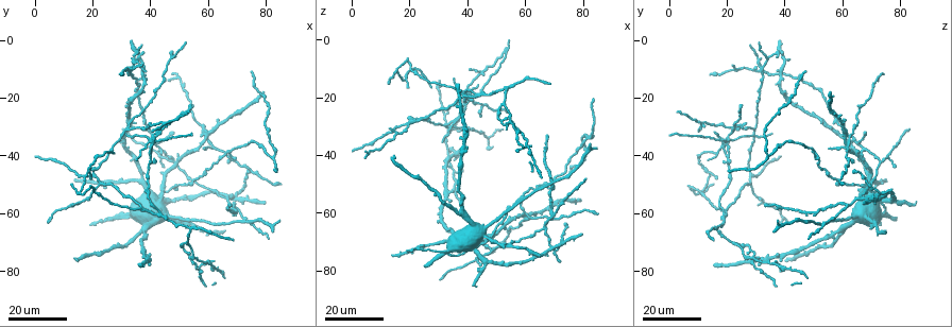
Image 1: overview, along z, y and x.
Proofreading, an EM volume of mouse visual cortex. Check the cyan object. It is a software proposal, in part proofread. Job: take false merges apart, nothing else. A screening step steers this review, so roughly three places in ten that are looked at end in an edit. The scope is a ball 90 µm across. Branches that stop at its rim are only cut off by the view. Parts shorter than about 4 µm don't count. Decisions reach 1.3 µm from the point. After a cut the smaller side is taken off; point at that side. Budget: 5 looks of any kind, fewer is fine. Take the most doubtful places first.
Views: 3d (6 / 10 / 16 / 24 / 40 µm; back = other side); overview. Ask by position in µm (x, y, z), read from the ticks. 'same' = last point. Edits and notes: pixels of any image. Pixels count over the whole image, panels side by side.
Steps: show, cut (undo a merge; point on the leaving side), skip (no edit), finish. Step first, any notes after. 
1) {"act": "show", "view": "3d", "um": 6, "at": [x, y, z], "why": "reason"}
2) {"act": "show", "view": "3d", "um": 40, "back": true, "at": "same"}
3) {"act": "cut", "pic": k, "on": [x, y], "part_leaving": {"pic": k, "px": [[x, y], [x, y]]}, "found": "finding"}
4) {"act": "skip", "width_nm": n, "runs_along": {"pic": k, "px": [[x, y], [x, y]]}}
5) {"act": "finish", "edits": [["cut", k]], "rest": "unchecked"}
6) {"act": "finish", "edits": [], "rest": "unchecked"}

{"act": "show", "view": "3d", "um": 24, "at": [32, 31, 30], "why": "side arm on a straight run"}

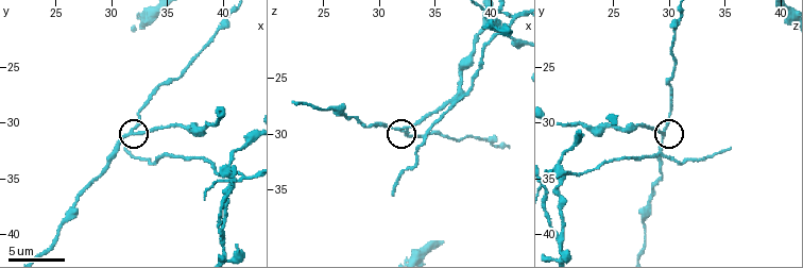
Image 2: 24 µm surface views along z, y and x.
{"act": "show", "view": "3d", "um": 6, "at": [32.0, 30.8, 29.6]}

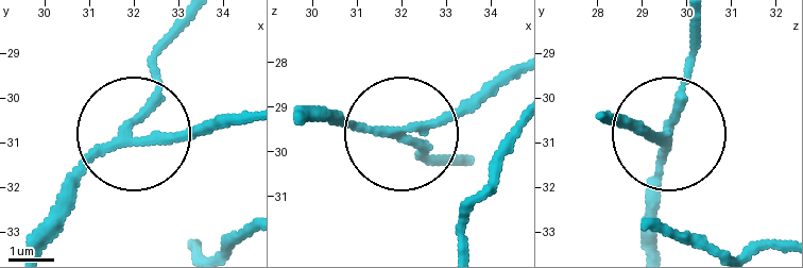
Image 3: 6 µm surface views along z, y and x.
{"act": "cut", "pic": 3, "on": [159, 70], "arms": 3, "part_leaving": {"pic": 3, "px": [[137, 115], [168, 27]]}, "found": "a second neuron is stuck on"}

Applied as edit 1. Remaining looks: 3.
{"act": "show", "view": "overview"}

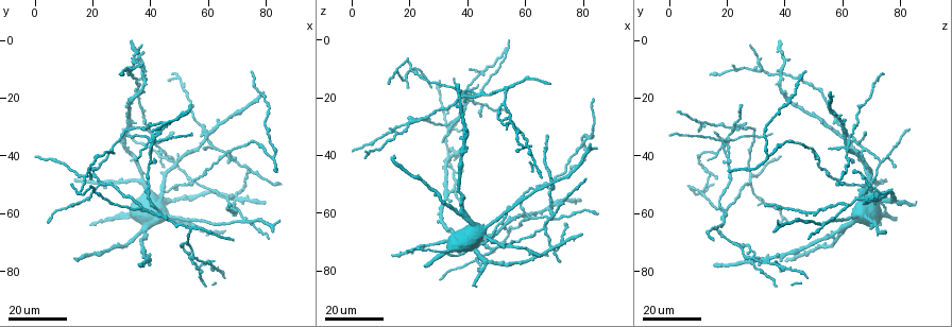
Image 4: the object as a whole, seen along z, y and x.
{"act": "show", "view": "3d", "um": 16, "at": [32, 10, 25], "why": "branch point"}

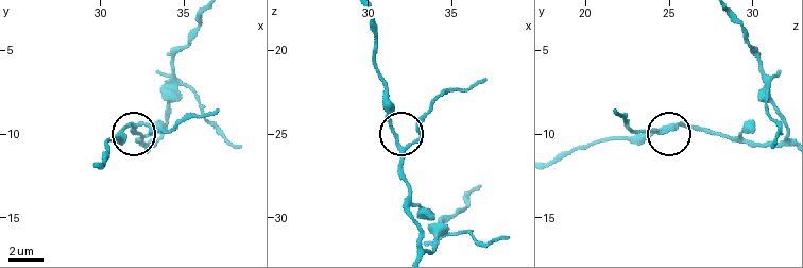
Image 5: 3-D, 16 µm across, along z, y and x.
{"act": "show", "view": "3d", "um": 6, "at": [31.9, 9.5, 25.7]}

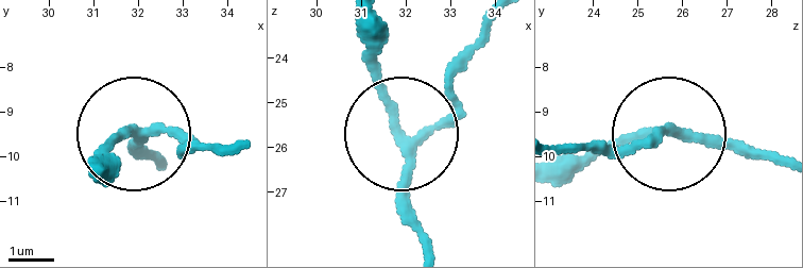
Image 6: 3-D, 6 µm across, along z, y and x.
{"act": "skip", "arms": 3, "runs_along": {"pic": 6, "px": [[784, 167], [670, 132], [560, 144]]}, "found": "continuous, no second neuron"}

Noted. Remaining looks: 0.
{"act": "finish", "edits": [["cut", 3]], "rest": "unchecked"}

